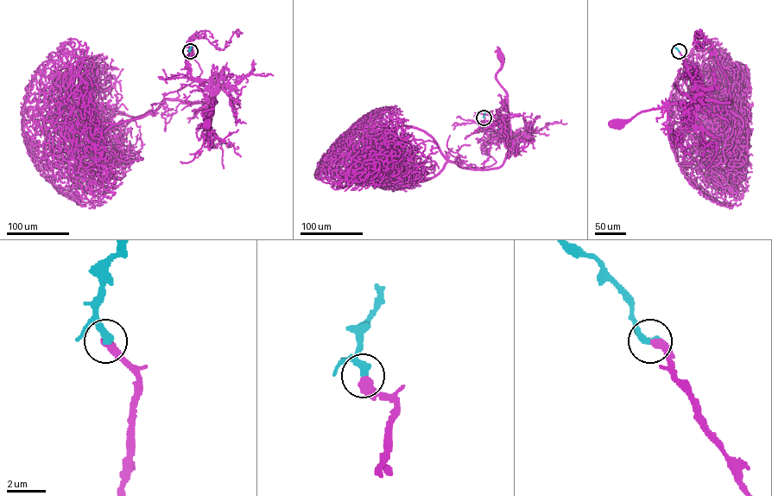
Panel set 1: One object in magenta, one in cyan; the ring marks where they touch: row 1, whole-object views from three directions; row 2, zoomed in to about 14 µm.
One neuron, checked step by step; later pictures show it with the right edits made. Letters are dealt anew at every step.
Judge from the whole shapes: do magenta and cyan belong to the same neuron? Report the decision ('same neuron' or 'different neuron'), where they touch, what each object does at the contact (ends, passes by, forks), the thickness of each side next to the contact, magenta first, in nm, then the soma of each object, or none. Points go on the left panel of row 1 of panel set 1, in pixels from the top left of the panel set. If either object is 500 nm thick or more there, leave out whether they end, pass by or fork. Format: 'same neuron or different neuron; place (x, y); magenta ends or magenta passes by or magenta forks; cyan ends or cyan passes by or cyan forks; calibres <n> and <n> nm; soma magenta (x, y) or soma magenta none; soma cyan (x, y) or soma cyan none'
same neuron; place (190, 51); magenta ends; cyan ends; calibres 400 and 360 nm; soma magenta (206, 124); soma cyan none

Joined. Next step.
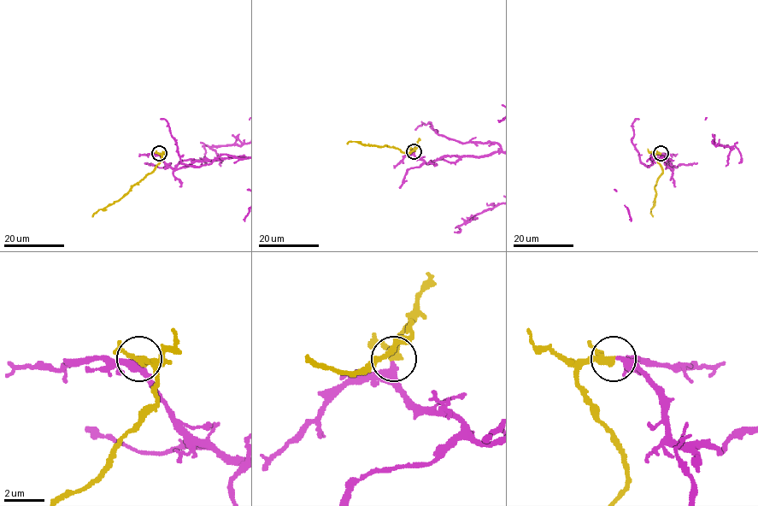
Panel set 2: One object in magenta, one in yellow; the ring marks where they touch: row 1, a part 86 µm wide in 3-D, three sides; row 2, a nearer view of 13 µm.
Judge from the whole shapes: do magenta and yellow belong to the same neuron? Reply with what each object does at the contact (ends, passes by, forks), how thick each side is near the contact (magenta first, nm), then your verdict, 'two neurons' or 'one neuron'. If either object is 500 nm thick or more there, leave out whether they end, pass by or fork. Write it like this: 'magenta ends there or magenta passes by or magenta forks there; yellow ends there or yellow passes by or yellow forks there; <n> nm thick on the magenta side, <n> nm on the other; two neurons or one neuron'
magenta passes by; yellow passes by; 300 nm thick on the magenta side, 280 nm on the other; one neuron

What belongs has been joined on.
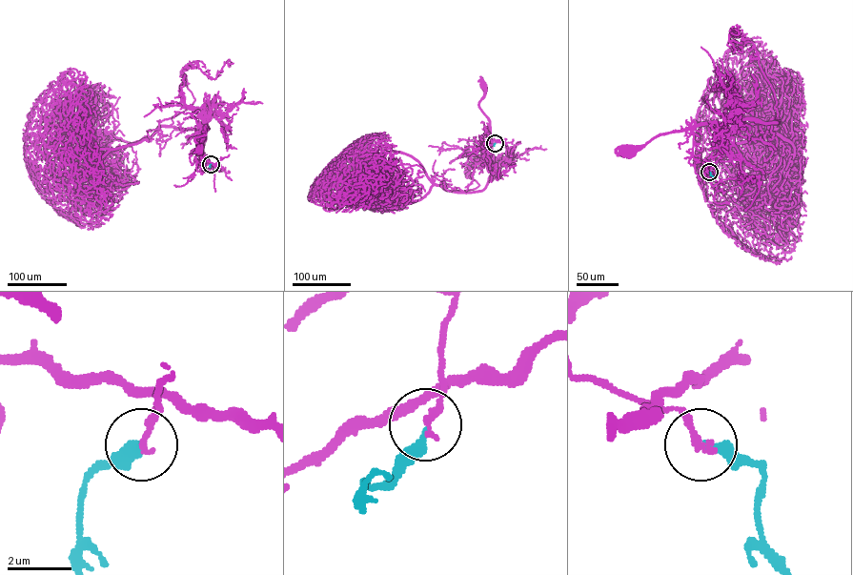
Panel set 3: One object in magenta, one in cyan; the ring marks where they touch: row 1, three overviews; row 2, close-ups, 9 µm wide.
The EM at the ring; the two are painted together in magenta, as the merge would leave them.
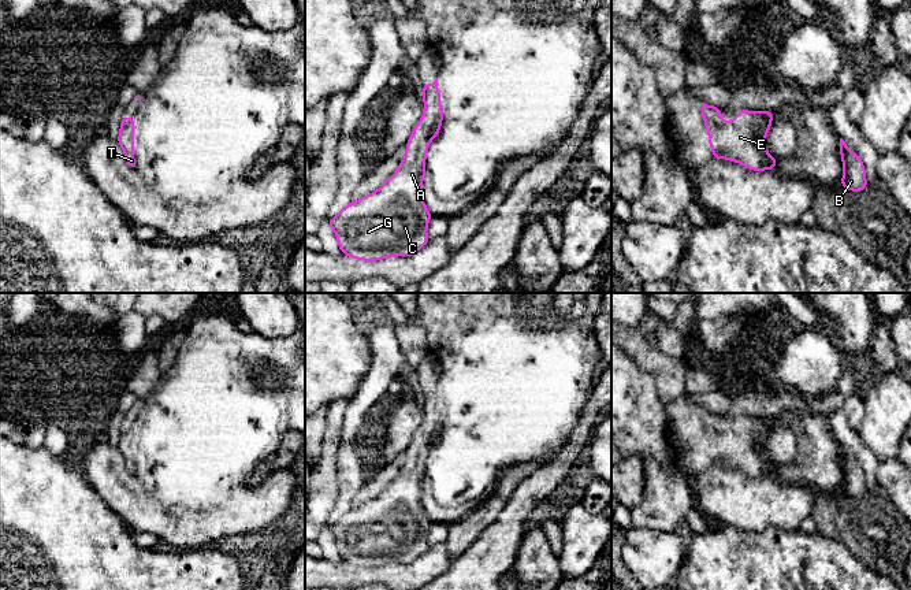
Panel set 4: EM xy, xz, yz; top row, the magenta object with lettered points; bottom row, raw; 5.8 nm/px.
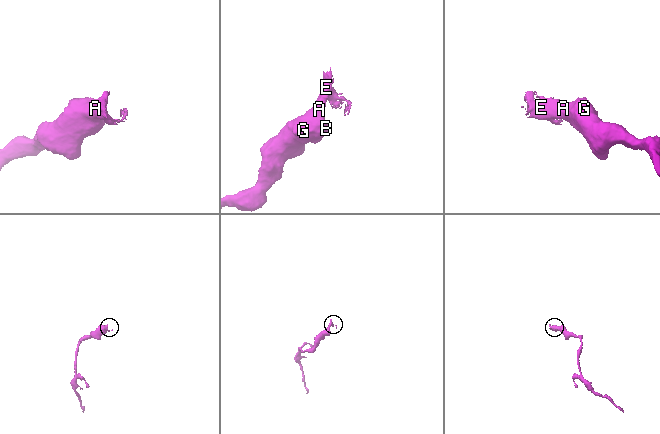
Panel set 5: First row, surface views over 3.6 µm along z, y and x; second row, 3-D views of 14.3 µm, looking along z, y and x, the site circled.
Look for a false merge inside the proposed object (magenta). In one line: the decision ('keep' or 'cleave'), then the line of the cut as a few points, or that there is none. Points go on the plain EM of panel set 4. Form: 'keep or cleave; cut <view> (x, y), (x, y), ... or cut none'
keep; cut none

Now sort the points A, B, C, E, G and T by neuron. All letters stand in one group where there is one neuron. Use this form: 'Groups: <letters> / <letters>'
Groups: A B C E G T

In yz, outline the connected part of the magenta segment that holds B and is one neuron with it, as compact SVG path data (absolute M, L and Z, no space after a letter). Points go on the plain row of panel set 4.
M840 445L840 463L843 467L841 494L851 498L864 498L869 491L864 471L855 459L848 456L843 445Z

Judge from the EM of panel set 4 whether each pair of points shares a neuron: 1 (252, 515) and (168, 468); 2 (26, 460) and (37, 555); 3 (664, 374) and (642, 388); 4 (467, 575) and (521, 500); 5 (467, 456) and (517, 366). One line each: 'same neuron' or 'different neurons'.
1: different neurons
2: same neuron
3: different neurons
4: same neuron
5: same neuron

